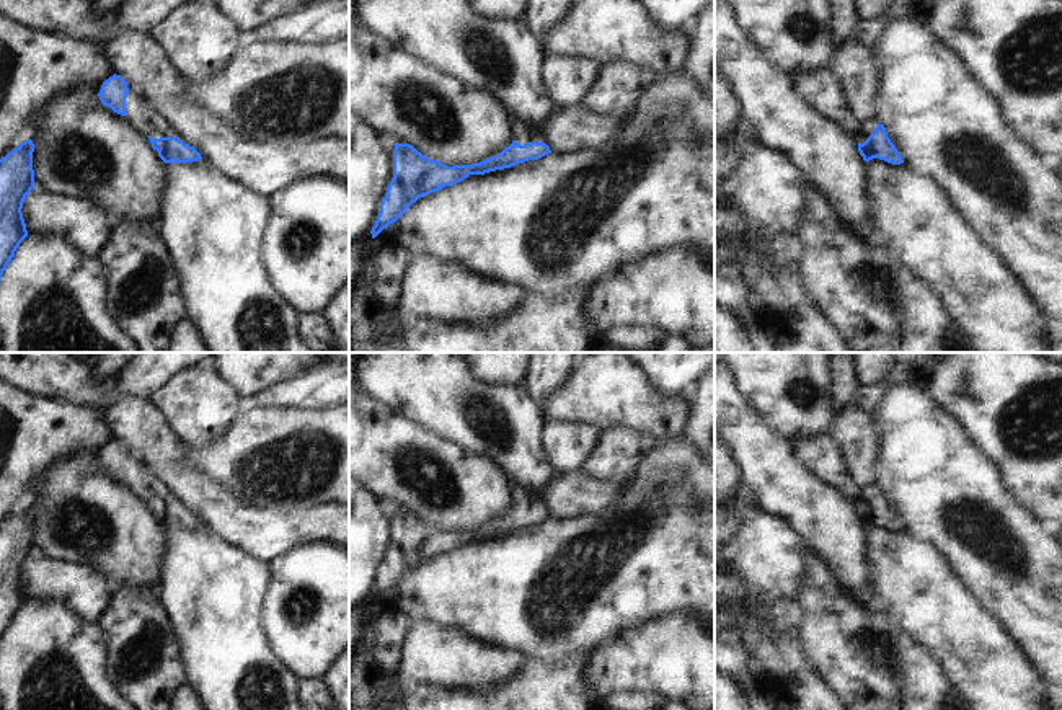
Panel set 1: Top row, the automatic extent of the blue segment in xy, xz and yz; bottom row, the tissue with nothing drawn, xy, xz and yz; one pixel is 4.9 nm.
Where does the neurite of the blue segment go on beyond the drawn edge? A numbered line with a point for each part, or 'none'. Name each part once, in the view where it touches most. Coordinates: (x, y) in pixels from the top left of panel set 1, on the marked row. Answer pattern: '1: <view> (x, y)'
1: xy (137, 108)

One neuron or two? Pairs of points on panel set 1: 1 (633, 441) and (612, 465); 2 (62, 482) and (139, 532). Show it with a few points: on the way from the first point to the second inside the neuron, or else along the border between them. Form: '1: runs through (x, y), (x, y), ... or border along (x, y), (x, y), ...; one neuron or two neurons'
1: runs through (627, 448), (615, 459); one neuron
2: runs through (82, 495), (103, 505), (119, 521); one neuron

